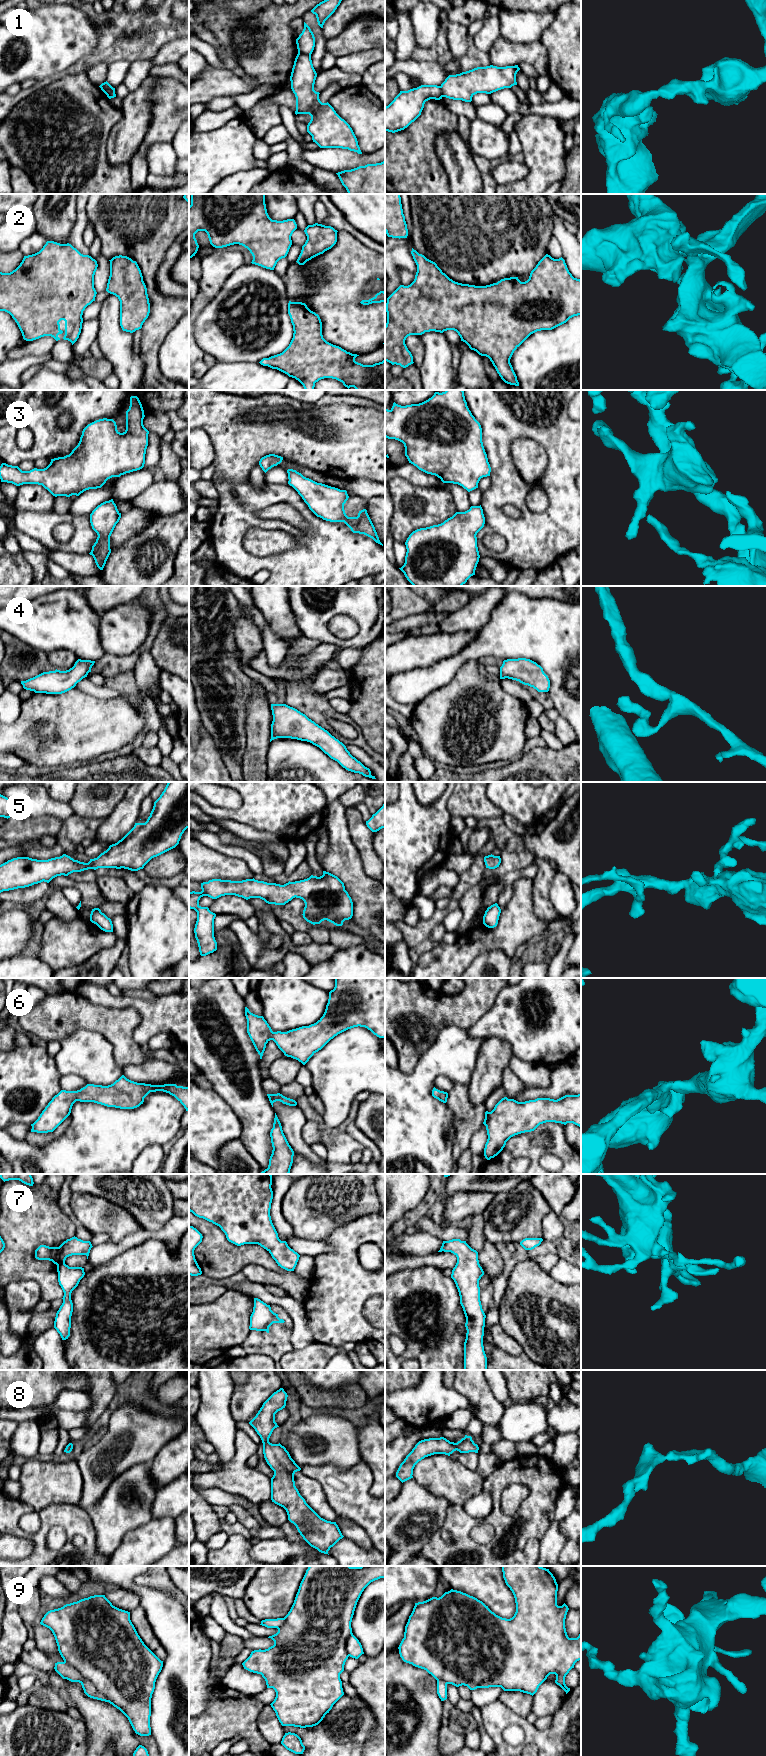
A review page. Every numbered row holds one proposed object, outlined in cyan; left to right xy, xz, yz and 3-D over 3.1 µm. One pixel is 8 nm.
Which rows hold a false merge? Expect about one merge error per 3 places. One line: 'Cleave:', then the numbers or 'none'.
Cleave: 1, 9

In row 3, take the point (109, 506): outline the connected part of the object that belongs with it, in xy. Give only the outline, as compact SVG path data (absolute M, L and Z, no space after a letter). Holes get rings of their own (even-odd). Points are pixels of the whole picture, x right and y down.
M113 499L98 505L90 514L92 529L98 537L89 553L93 556L97 567L103 570L106 561L111 553L110 536L121 518Z

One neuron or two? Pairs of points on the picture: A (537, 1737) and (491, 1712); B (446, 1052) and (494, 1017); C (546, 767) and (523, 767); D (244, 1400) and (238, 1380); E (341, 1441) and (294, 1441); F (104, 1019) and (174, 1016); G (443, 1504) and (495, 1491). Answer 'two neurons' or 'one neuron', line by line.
A: one neuron
B: two neurons
C: one neuron
D: two neurons
E: one neuron
F: two neurons
G: two neurons

